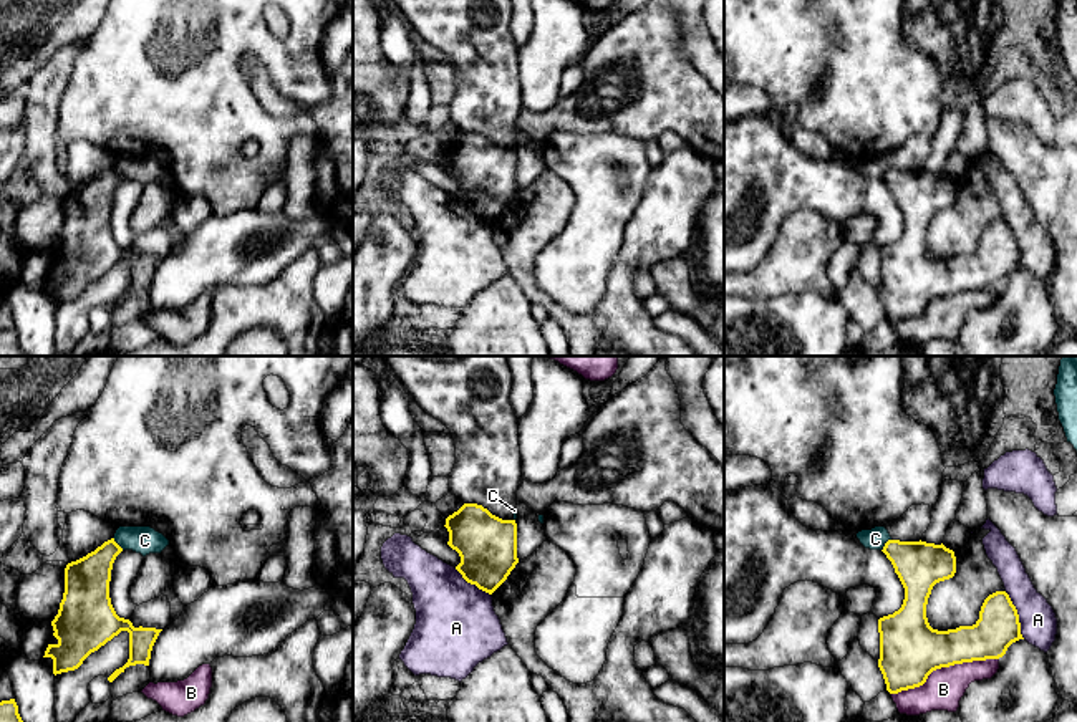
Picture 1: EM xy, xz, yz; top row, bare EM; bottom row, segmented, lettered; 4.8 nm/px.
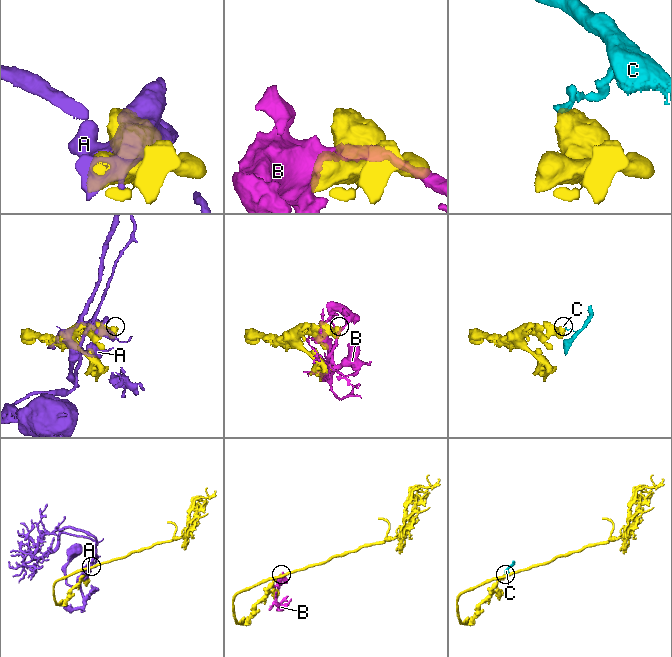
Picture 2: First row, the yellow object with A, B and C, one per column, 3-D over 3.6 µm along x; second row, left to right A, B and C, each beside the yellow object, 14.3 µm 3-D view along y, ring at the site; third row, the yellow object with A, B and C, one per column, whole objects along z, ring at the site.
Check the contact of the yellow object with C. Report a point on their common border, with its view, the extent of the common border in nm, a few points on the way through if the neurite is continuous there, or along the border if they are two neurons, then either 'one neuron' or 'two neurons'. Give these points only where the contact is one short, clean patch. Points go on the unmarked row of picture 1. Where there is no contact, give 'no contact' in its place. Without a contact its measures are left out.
yz (885, 174) | 80 nm | along yz (890, 168), (882, 179) | two neurons

